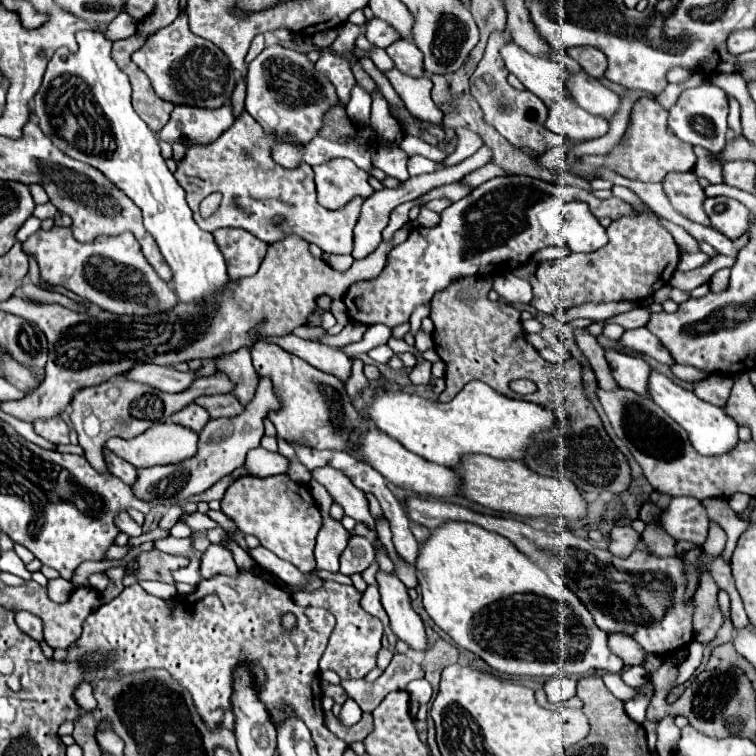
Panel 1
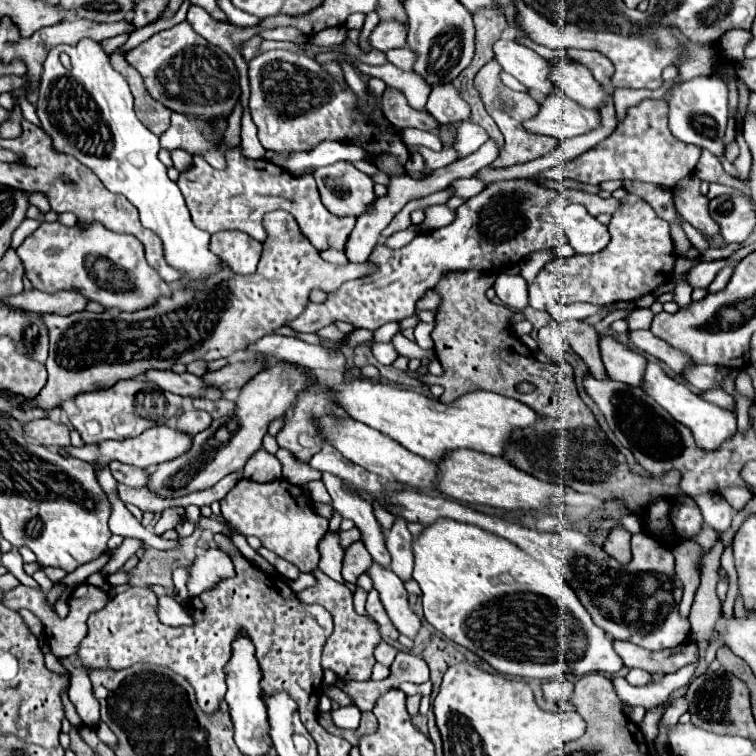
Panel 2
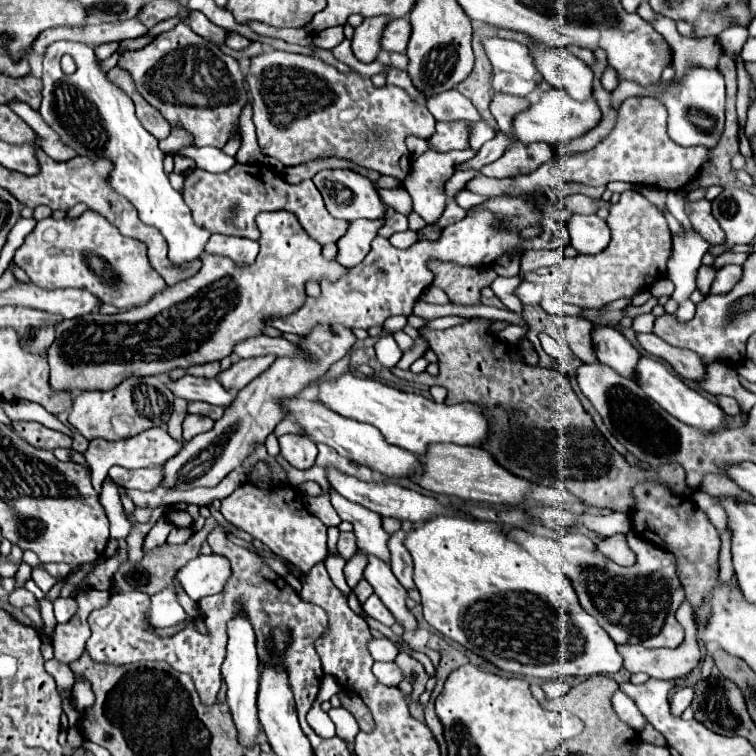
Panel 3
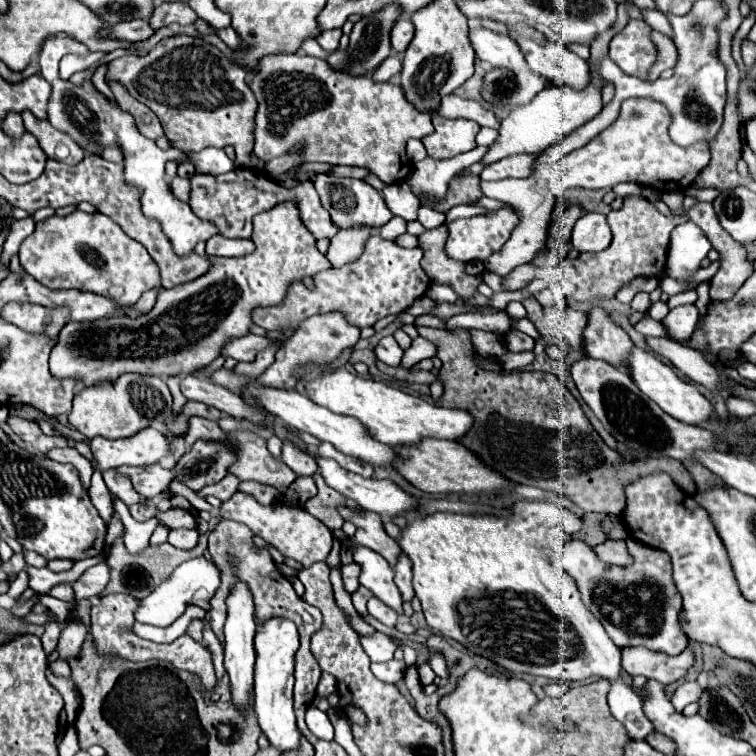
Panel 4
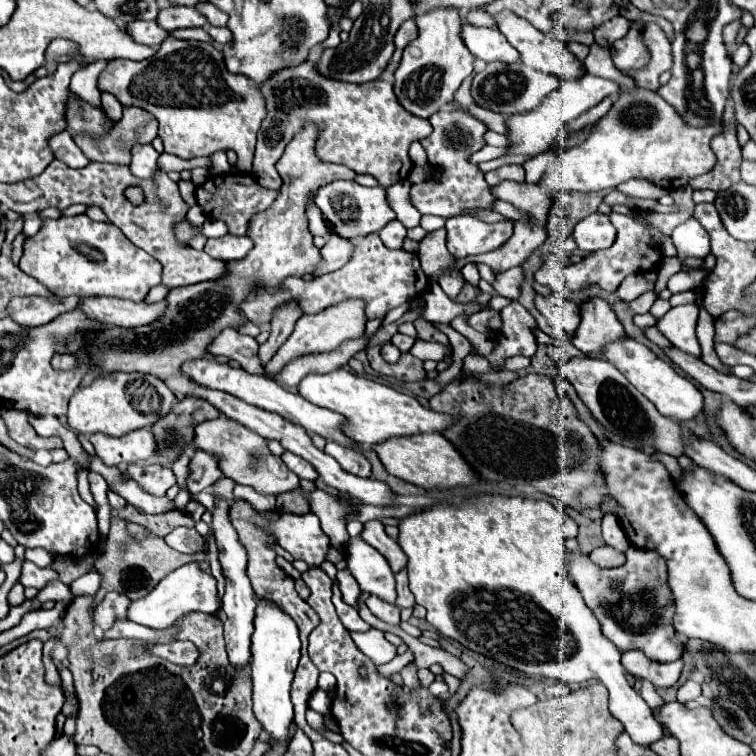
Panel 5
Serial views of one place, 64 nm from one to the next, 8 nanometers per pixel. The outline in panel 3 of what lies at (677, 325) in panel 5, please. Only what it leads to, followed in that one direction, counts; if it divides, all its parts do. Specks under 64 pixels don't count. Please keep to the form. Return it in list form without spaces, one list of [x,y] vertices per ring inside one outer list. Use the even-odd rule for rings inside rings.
[[[684,300],[684,302],[680,302],[680,306],[678,306],[678,310],[676,310],[676,318],[678,320],[692,320],[692,316],[696,314],[696,304],[694,302],[690,302],[690,300]]]

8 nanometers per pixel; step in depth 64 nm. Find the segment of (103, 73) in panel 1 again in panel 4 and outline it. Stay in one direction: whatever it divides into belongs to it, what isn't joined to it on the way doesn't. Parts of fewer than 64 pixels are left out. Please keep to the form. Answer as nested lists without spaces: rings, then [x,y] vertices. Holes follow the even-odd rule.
[[[54,36],[48,38],[42,54],[40,54],[40,68],[42,68],[42,76],[52,82],[52,104],[48,106],[48,114],[50,114],[50,124],[58,130],[64,130],[66,134],[70,134],[74,138],[76,144],[82,146],[82,150],[86,150],[88,154],[100,152],[106,146],[118,144],[124,152],[124,178],[136,186],[140,186],[144,190],[142,196],[142,212],[150,218],[156,218],[162,228],[164,234],[170,238],[174,250],[180,256],[188,256],[194,246],[200,240],[212,238],[214,234],[218,234],[218,228],[208,222],[208,220],[200,220],[192,214],[190,206],[180,202],[176,196],[170,194],[168,190],[168,182],[166,182],[166,174],[164,174],[164,164],[169,160],[188,159],[188,154],[175,148],[174,150],[160,150],[154,140],[144,138],[140,132],[136,132],[134,120],[114,102],[106,100],[96,88],[92,88],[90,84],[84,84],[82,88],[74,86],[70,80],[60,80],[58,78],[58,62],[64,56],[64,52],[76,52],[76,54],[88,54],[88,48],[84,44],[80,44],[74,38],[68,36]],[[206,148],[204,152],[194,152],[190,158],[196,162],[196,168],[204,174],[218,176],[234,170],[234,162],[224,154],[224,150]]]

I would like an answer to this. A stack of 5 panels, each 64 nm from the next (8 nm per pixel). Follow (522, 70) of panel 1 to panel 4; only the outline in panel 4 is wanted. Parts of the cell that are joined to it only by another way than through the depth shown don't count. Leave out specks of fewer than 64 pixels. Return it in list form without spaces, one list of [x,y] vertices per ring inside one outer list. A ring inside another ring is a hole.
[[[476,28],[468,32],[468,38],[476,56],[490,66],[512,70],[522,70],[522,66],[526,66],[520,48],[516,48],[516,44],[512,44],[512,40],[508,40],[504,34],[496,34],[488,28]]]

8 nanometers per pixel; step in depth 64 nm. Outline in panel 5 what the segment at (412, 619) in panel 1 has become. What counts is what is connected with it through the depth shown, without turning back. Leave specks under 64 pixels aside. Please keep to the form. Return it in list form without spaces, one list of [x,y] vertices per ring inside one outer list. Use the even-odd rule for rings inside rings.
[[[350,538],[344,546],[344,554],[348,572],[358,580],[364,592],[376,594],[390,604],[396,602],[394,572],[388,568],[388,562],[380,552],[360,538]]]

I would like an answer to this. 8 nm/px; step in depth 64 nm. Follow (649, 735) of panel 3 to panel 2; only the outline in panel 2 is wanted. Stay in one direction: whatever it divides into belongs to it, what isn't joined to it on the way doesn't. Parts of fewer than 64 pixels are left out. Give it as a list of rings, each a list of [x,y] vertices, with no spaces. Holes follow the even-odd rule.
[[[656,708],[656,712],[654,710],[646,712],[646,716],[644,716],[642,724],[640,724],[640,730],[642,730],[647,743],[654,742],[659,734],[660,712],[664,712],[664,708]]]

